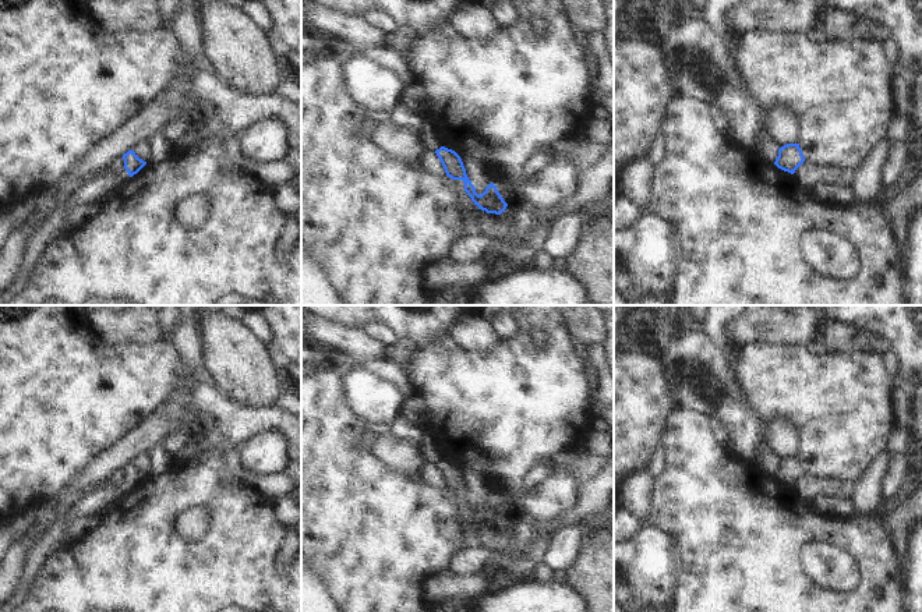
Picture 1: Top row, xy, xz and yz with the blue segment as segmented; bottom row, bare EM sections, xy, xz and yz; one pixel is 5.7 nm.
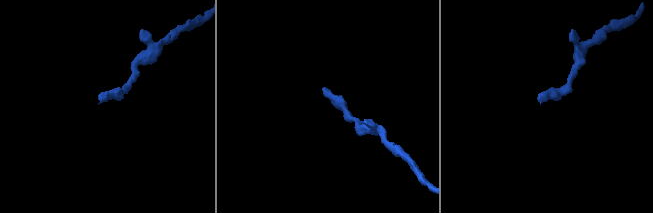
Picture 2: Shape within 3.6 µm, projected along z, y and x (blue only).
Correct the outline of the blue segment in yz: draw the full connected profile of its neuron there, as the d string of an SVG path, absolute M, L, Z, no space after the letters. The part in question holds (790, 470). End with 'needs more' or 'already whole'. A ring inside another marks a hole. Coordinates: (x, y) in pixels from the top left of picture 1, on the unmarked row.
M787 456L778 461L774 477L791 487L805 474L799 456Z; already whole

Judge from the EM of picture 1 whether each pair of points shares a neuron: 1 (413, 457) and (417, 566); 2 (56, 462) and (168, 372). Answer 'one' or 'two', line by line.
1: two
2: one

